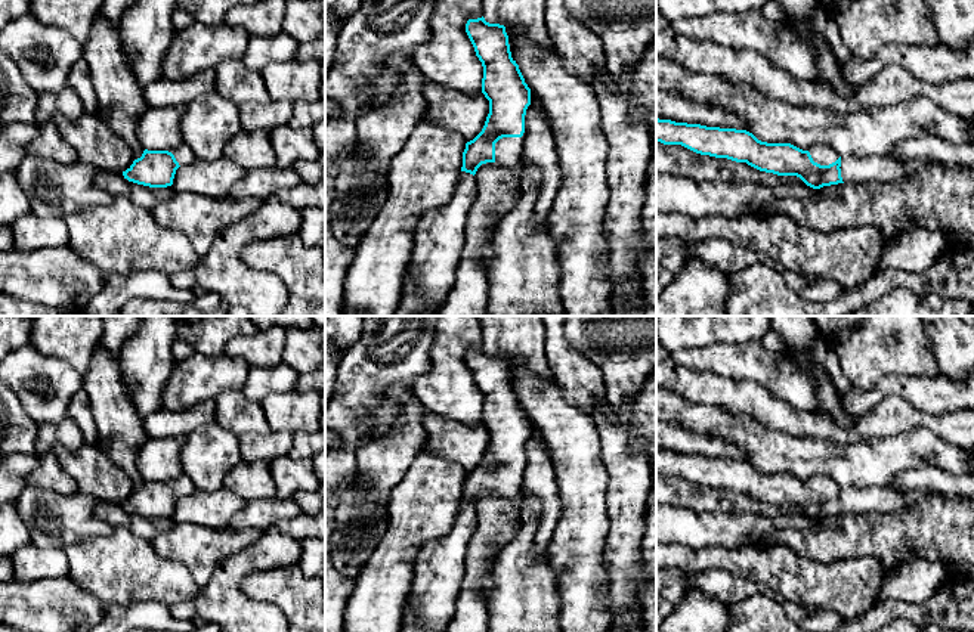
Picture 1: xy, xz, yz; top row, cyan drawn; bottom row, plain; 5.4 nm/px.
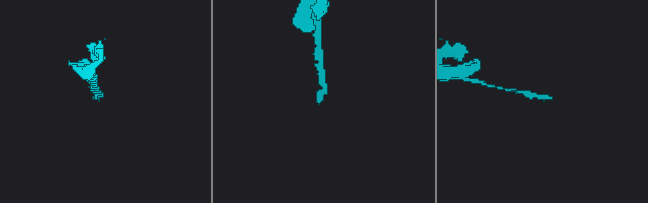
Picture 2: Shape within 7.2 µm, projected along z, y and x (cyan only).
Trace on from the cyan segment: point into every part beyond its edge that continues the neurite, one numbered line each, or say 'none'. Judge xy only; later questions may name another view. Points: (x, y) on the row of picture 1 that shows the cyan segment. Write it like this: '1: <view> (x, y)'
1: xy (184, 154)

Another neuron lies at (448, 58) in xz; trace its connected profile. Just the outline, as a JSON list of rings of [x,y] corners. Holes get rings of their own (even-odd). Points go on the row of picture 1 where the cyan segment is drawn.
[[[435,0],[432,37],[412,55],[426,80],[471,96],[482,93],[483,66],[466,32],[467,21],[482,16],[482,0]]]

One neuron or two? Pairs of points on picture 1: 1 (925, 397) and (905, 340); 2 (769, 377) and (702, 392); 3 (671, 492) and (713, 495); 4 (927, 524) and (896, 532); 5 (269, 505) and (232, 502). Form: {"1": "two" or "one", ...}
{"1": "two", "2": "two", "3": "one", "4": "one", "5": "two"}

